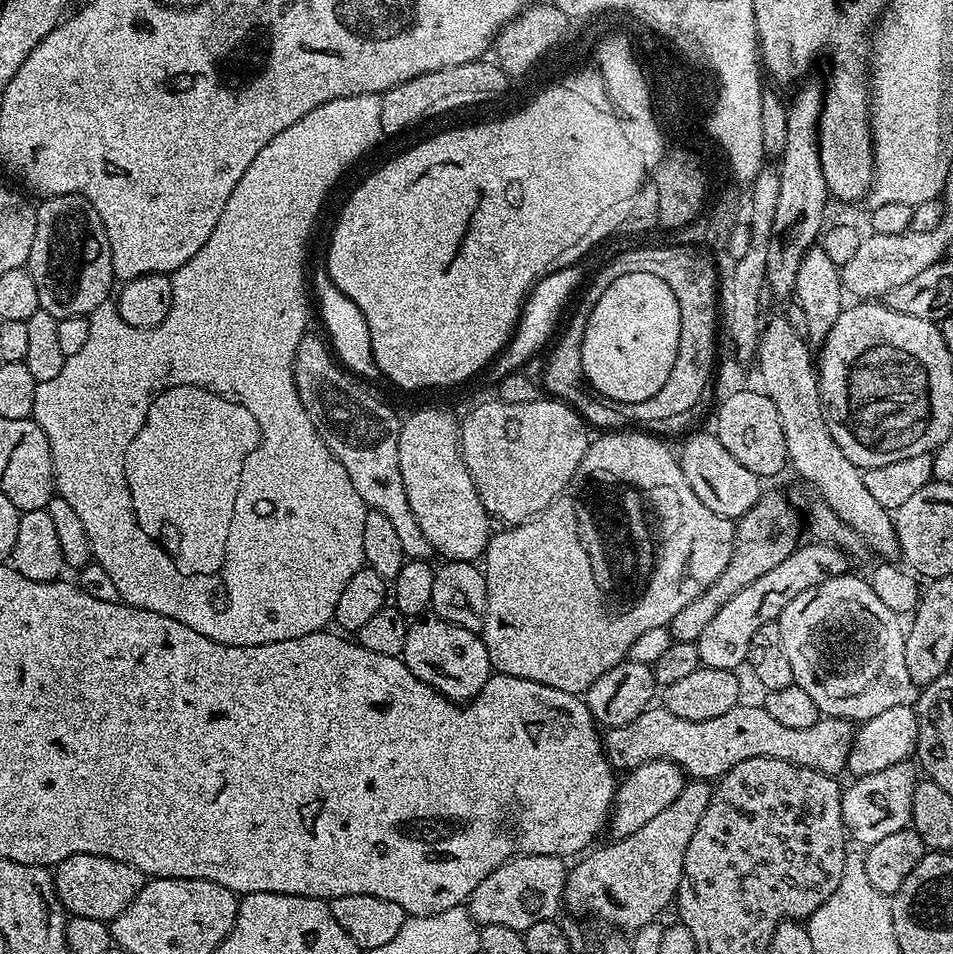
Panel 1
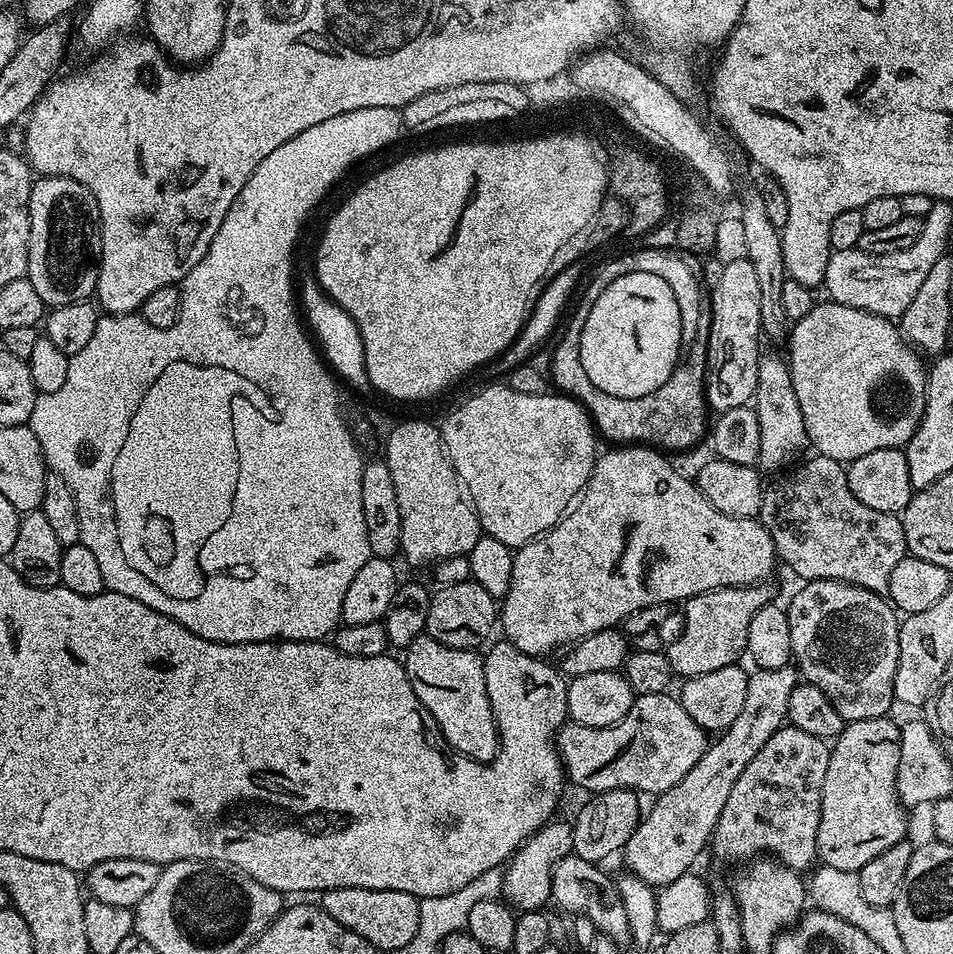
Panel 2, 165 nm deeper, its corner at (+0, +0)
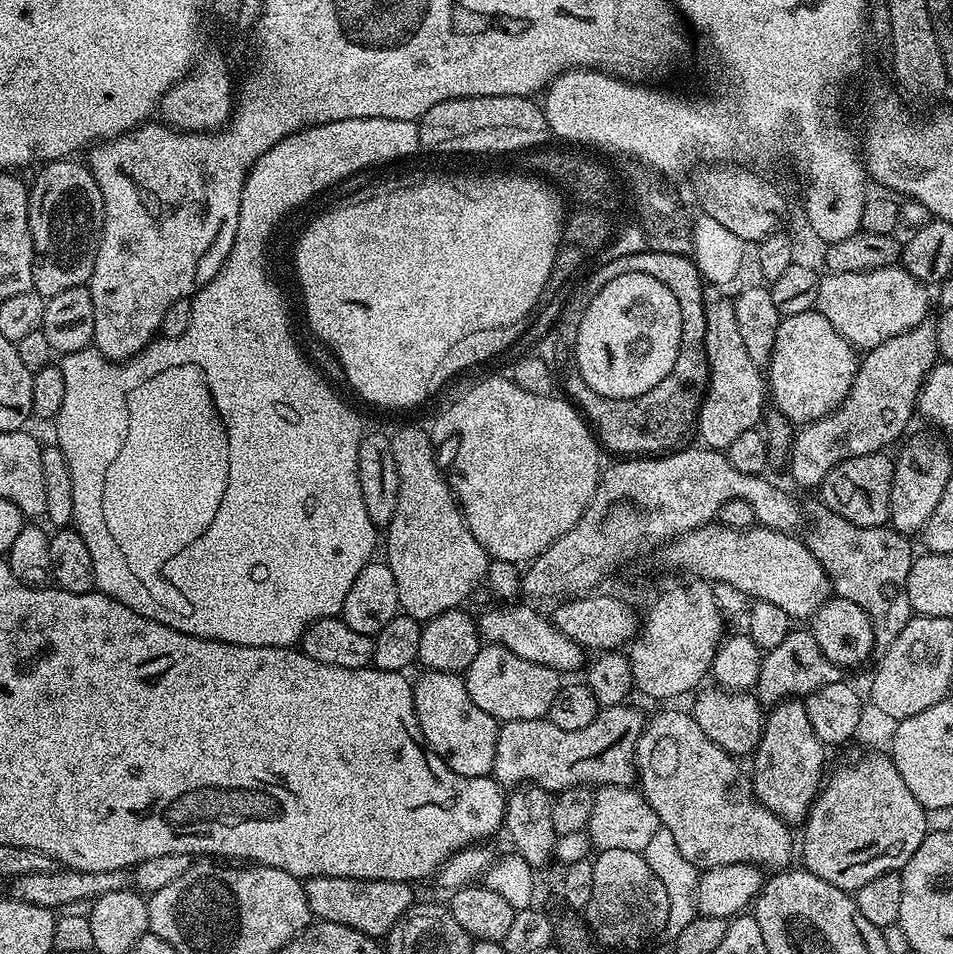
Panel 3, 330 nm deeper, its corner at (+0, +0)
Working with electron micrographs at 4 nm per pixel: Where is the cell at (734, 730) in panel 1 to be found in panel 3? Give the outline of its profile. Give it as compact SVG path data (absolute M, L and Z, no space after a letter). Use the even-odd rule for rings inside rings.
M627 703L616 704L613 708L601 708L594 722L582 730L558 730L547 718L539 720L505 720L499 725L496 734L496 749L494 750L494 766L491 775L501 786L524 786L527 784L536 784L539 788L545 788L550 794L565 792L568 788L579 788L581 786L601 786L601 785L631 785L634 777L637 775L636 770L636 747L640 741L640 736L646 727L645 717L640 717L640 712L636 708L628 708Z

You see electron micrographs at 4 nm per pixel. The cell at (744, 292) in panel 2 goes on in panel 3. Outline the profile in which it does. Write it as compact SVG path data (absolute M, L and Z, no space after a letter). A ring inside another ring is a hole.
M731 299L716 300L707 305L707 313L708 391L700 407L698 436L700 432L704 439L701 441L707 447L726 450L740 434L755 429L761 423L766 412L766 380L761 365L754 363L742 342L735 303Z

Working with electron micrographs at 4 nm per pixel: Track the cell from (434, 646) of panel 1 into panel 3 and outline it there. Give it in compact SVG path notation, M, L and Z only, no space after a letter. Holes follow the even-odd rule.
M431 670L423 673L425 676L415 681L412 689L414 698L414 710L418 718L418 726L424 735L424 741L432 751L437 752L440 757L460 776L487 776L494 766L494 750L496 749L496 734L498 721L486 710L482 710L477 697L468 693L464 685L465 677L455 672L433 672Z

